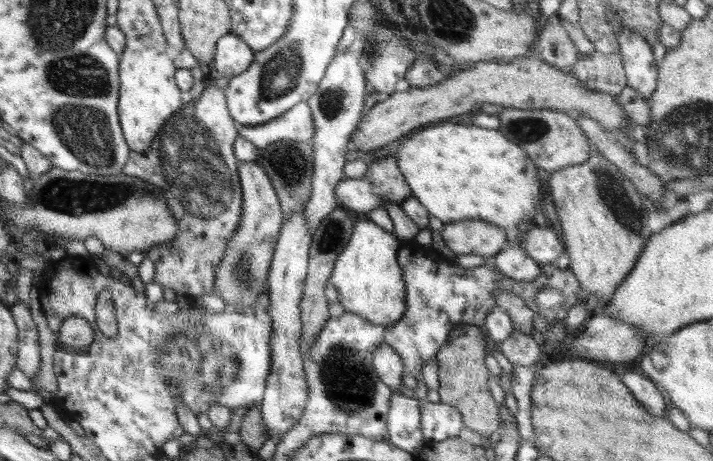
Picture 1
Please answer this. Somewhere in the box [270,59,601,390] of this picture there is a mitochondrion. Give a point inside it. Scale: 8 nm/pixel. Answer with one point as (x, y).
(530, 130)

